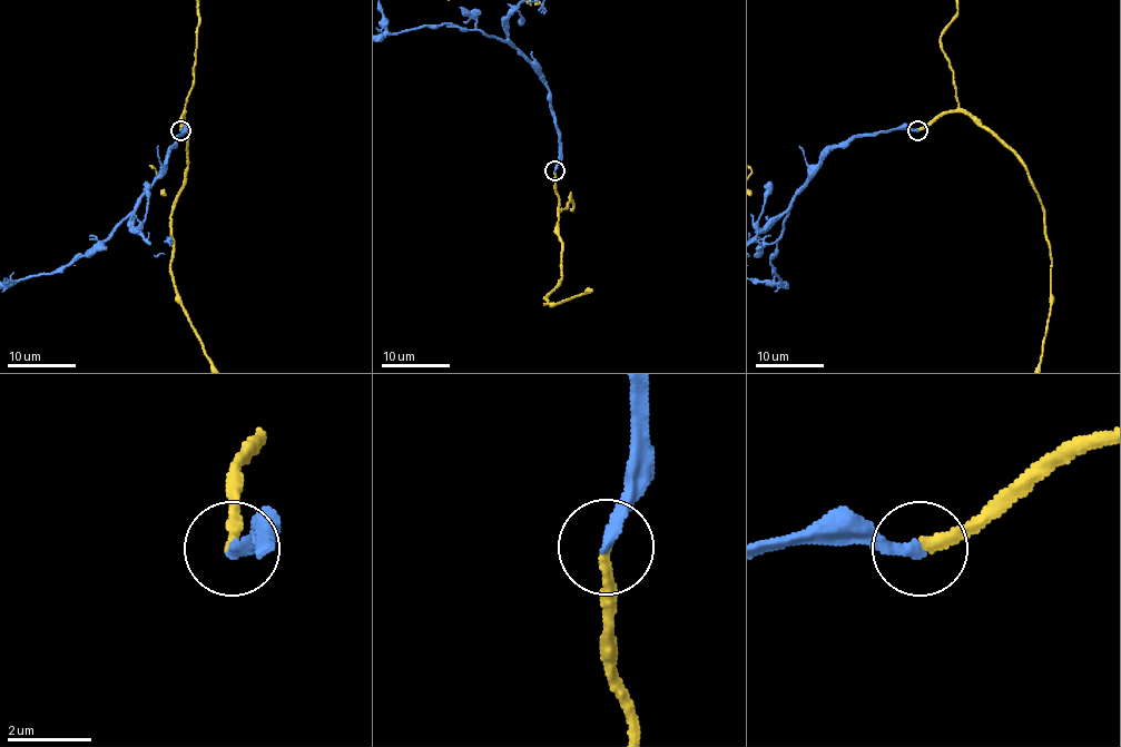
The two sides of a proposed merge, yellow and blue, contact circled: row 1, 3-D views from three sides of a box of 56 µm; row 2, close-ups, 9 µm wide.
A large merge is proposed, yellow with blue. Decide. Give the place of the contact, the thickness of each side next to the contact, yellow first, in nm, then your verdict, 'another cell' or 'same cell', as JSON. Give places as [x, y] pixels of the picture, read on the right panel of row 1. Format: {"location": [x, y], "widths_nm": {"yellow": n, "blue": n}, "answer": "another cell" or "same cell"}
{"location": [917, 130], "widths_nm": {"yellow": 240, "blue": 280}, "answer": "same cell"}

